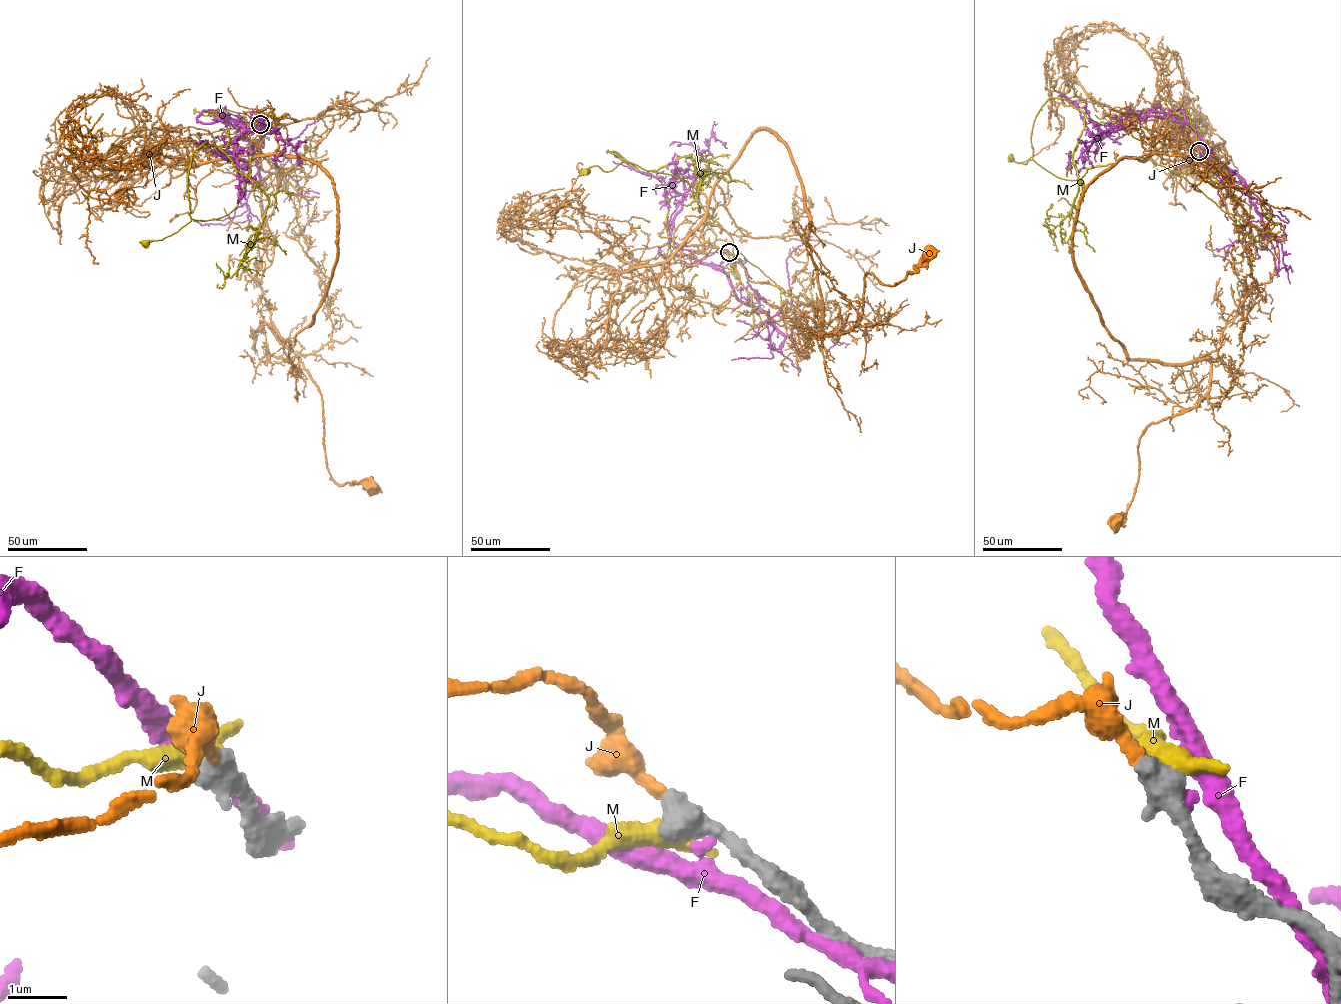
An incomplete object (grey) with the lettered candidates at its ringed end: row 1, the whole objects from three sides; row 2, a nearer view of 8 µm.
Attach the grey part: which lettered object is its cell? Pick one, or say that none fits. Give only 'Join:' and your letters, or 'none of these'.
Join: J

